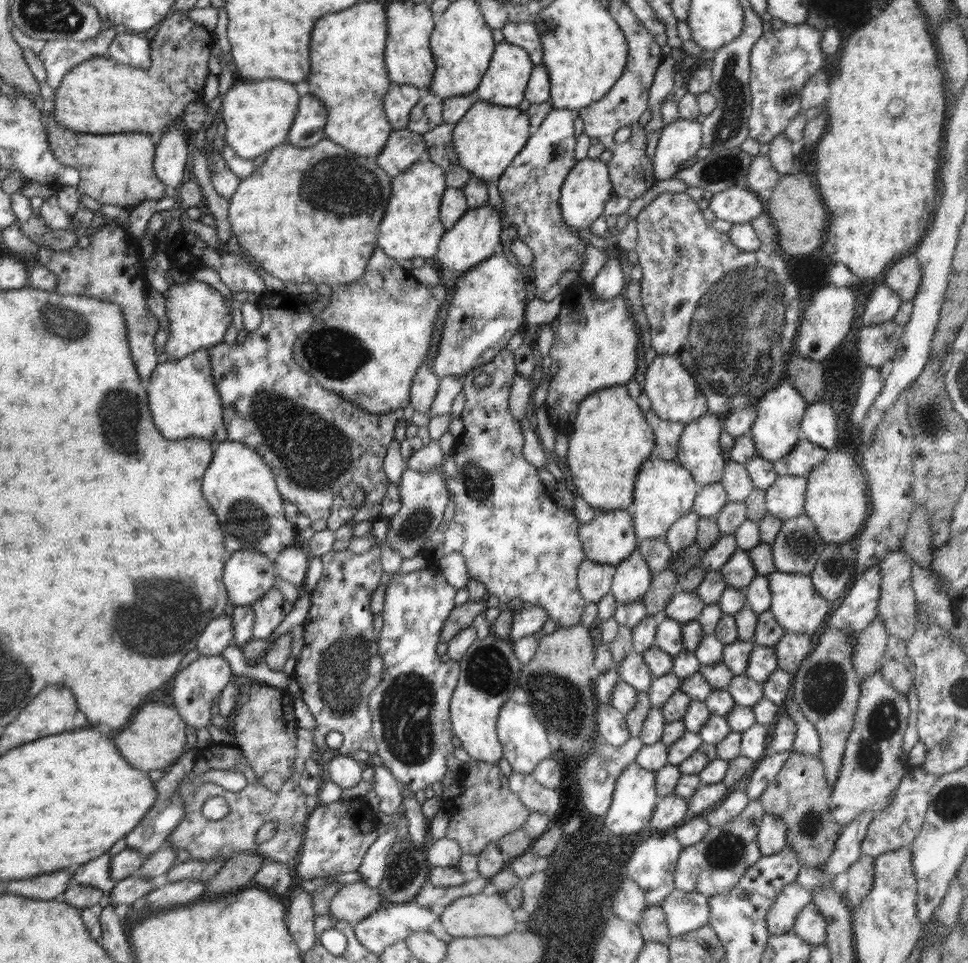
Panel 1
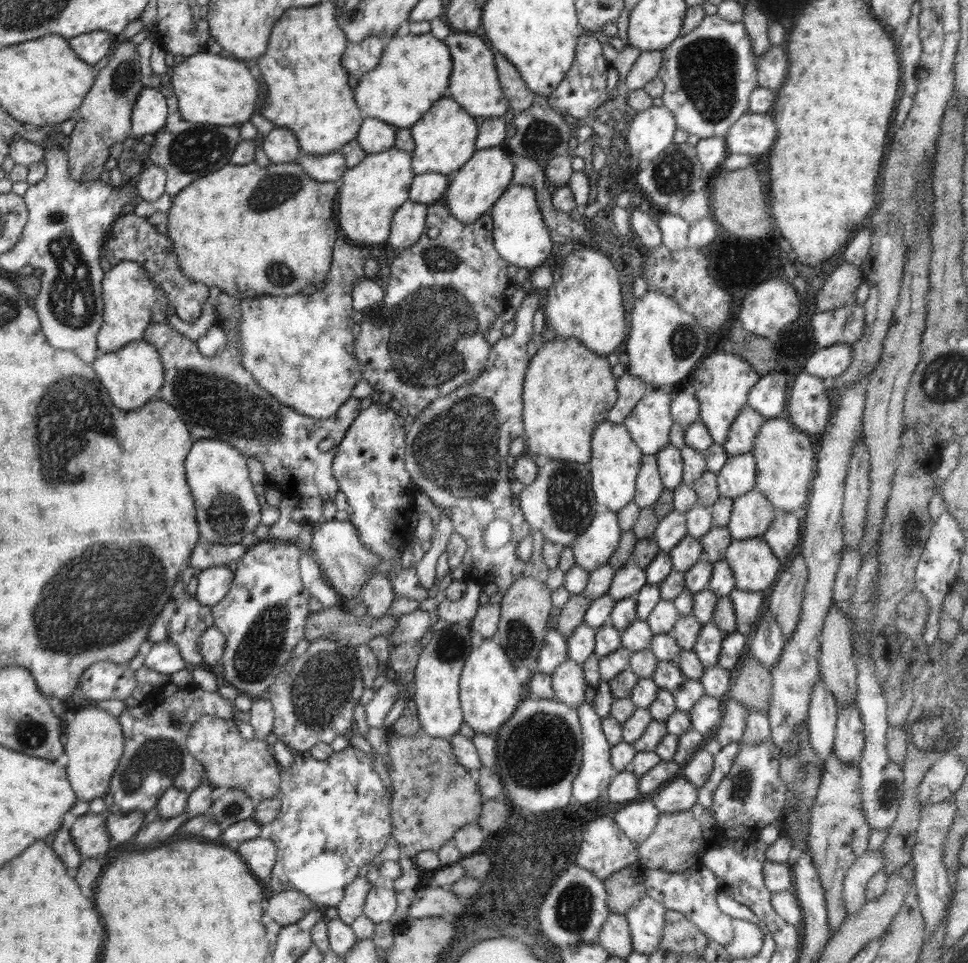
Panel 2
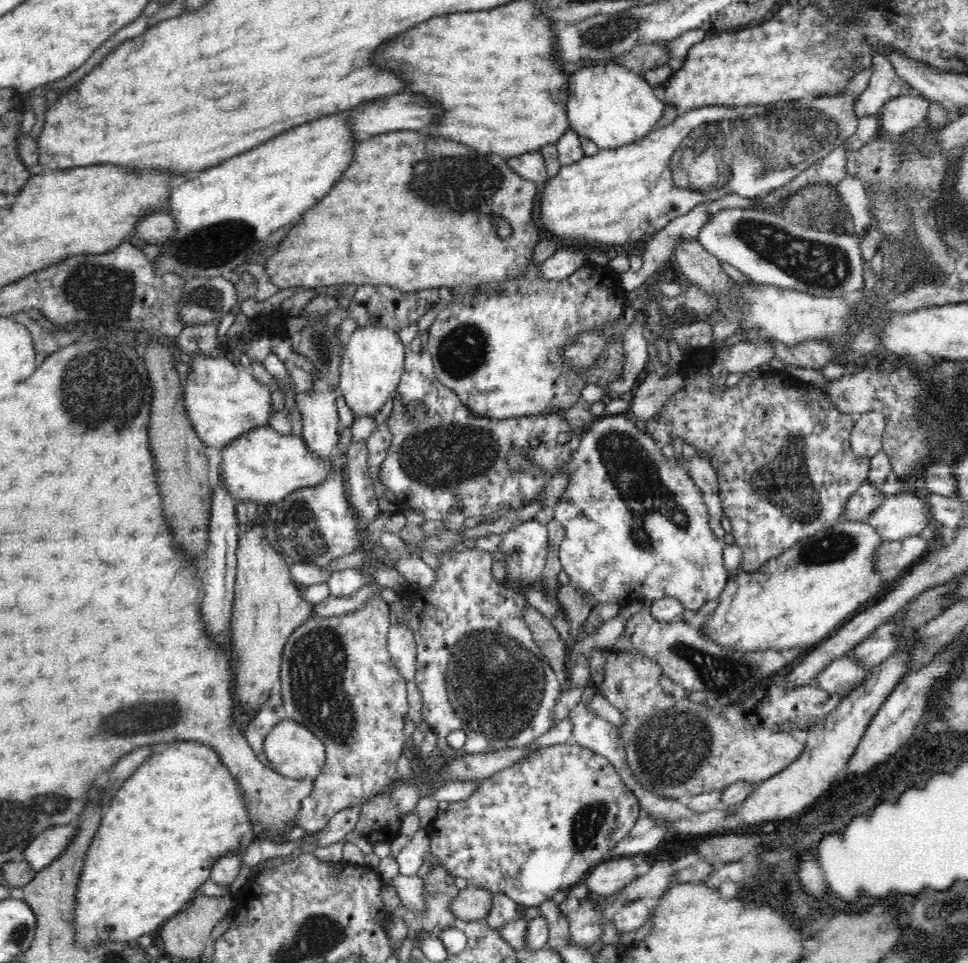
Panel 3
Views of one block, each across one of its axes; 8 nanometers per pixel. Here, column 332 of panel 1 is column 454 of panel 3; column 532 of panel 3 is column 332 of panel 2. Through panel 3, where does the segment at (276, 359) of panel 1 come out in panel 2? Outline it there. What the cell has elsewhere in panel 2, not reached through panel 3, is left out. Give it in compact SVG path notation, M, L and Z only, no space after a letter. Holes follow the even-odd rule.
M225 292L219 294L216 304L216 316L227 335L226 348L220 356L208 357L200 354L198 346L191 339L175 331L166 320L160 323L150 323L143 334L143 339L154 345L160 352L161 363L164 367L164 384L156 398L171 404L182 416L190 434L194 439L218 439L233 446L242 456L254 456L262 462L267 482L277 488L284 495L292 498L318 497L322 500L333 500L340 492L340 487L333 473L333 460L336 456L338 444L346 434L348 427L360 412L361 399L350 397L334 413L326 418L304 416L293 408L278 402L269 392L255 382L253 376L244 368L242 360L242 346L239 342L237 324L241 317L241 305L244 300L234 298ZM332 437L334 445L327 452L318 449L318 443L324 438Z

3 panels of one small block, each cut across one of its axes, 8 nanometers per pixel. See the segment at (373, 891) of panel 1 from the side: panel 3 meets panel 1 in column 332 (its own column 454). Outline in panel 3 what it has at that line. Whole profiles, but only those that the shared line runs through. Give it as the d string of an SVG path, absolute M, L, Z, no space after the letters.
M472 885L459 890L456 898L453 898L451 902L454 916L465 921L478 921L480 918L486 918L490 912L491 894L491 891Z

